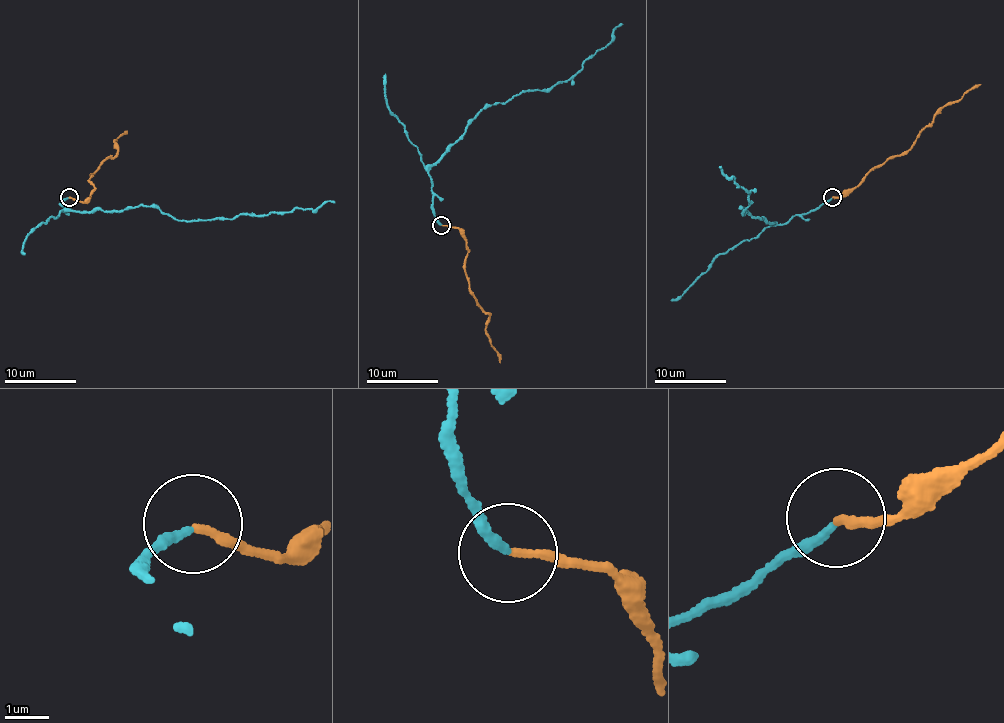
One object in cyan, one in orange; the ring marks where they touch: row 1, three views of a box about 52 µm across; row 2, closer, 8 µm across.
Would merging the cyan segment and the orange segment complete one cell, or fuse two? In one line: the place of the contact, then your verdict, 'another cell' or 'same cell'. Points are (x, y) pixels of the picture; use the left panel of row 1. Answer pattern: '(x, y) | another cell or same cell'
(69, 197) | same cell

